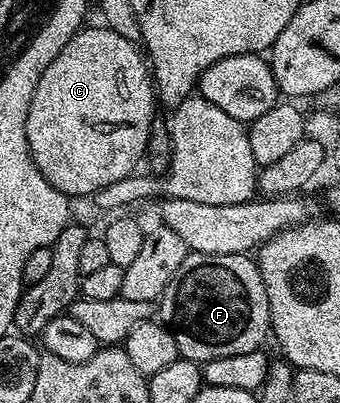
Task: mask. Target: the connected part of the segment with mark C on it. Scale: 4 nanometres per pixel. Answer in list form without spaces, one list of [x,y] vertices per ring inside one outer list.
[[[82,26],[76,35],[63,45],[59,57],[43,69],[31,109],[27,109],[27,145],[39,173],[47,177],[55,189],[64,195],[93,197],[112,182],[121,181],[138,170],[137,162],[145,159],[149,150],[149,135],[155,124],[155,84],[151,68],[136,42],[121,37],[111,28]]]

